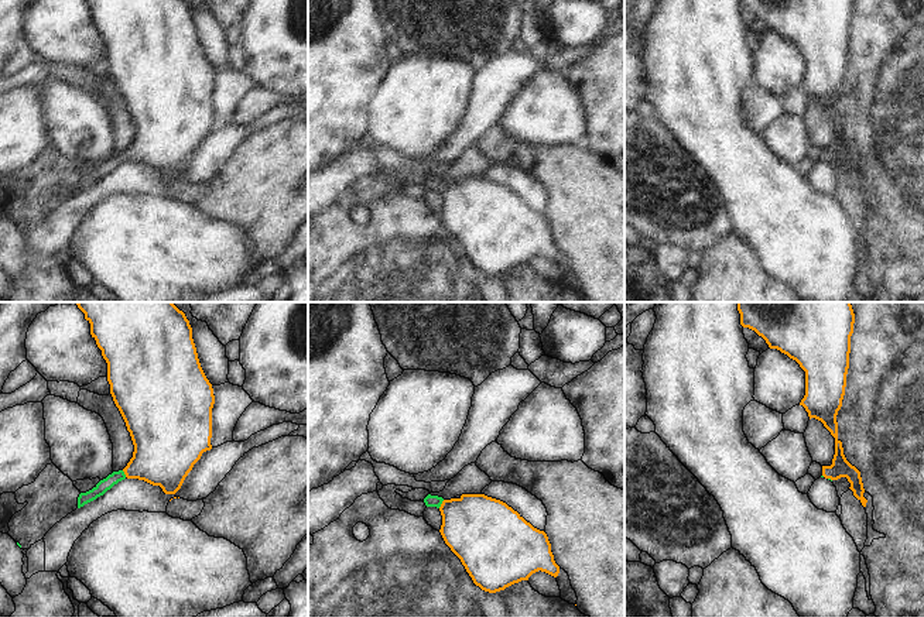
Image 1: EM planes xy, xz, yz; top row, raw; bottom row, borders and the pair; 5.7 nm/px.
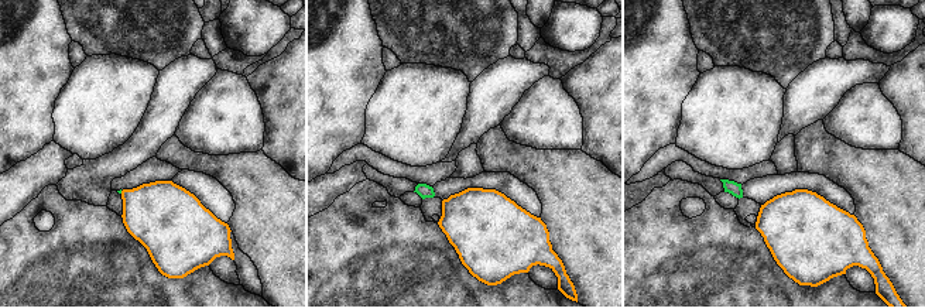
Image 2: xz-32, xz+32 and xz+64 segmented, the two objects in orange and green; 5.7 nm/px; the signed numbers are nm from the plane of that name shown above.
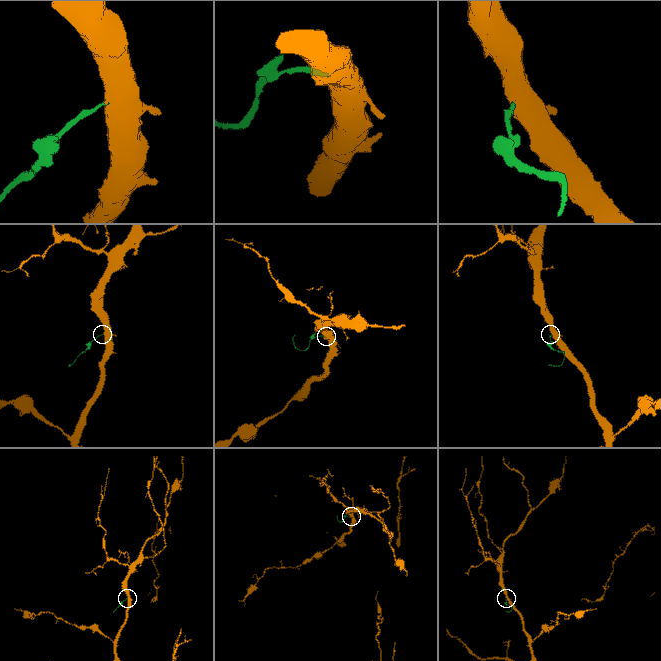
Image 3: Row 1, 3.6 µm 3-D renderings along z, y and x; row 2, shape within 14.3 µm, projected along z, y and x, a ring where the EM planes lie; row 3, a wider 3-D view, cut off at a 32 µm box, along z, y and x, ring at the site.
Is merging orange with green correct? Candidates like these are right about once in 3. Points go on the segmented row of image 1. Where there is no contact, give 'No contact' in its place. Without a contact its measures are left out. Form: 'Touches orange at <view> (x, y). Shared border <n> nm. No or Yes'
Touches orange at xz (441, 504). Shared border 60 nm. Yes

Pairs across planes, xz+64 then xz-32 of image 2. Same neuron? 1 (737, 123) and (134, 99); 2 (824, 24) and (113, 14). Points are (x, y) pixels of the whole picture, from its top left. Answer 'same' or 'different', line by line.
1: same
2: same

